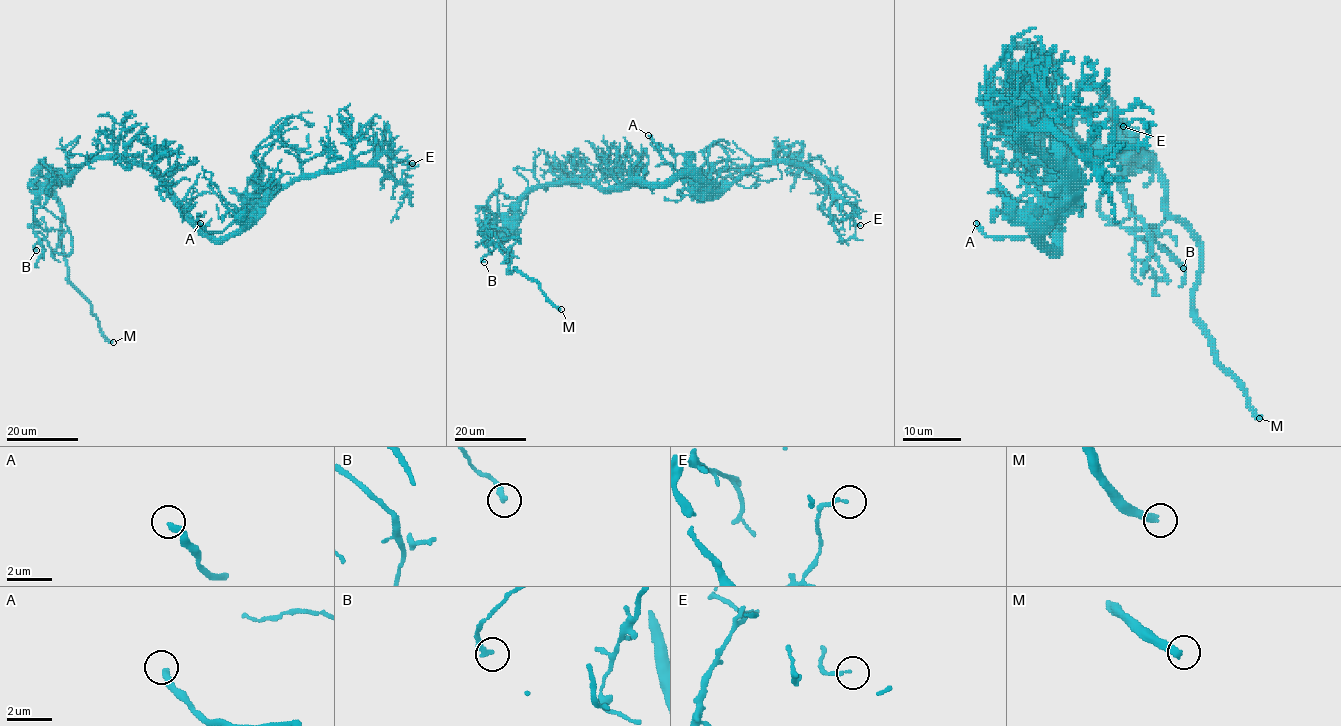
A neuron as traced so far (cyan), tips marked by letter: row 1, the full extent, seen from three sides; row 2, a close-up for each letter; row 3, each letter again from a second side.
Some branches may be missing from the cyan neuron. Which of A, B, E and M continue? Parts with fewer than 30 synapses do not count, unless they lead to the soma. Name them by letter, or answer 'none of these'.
M

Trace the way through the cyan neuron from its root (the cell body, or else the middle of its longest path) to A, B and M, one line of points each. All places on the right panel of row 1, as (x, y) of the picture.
A: (1059, 178), (1054, 203), (1052, 250), (1024, 221), (1036, 217), (1040, 227), (1021, 239), (989, 237), (976, 223)
B: (1059, 178), (1052, 118), (1125, 158), (1134, 214), (1120, 225), (1152, 236), (1183, 268)
M: (1059, 178), (1052, 118), (1090, 148), (1155, 167), (1165, 208), (1200, 250), (1193, 318), (1259, 418)

